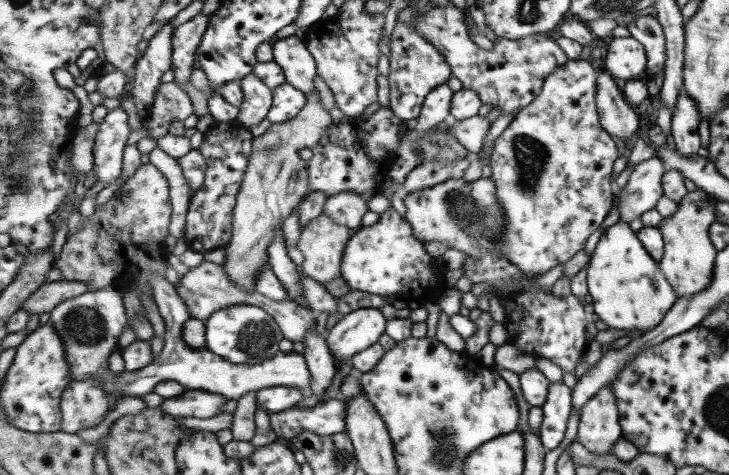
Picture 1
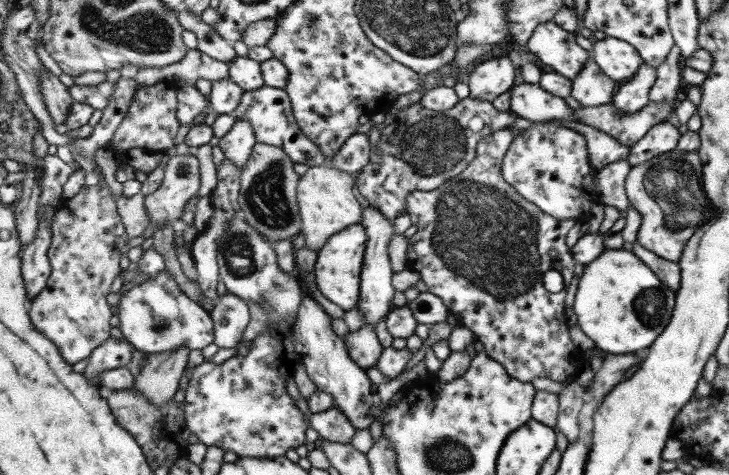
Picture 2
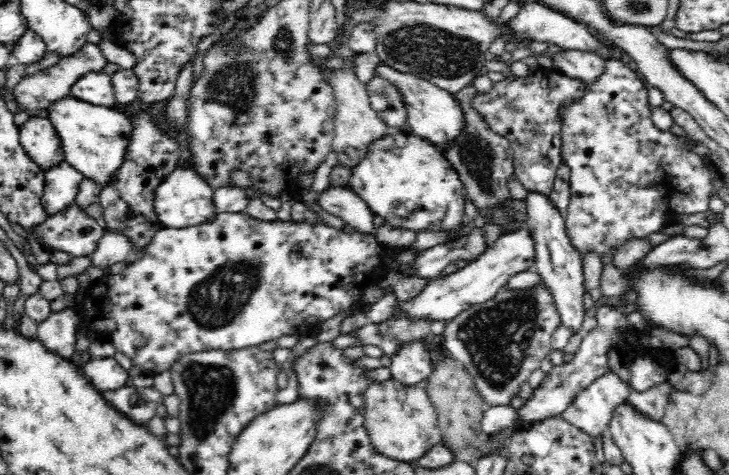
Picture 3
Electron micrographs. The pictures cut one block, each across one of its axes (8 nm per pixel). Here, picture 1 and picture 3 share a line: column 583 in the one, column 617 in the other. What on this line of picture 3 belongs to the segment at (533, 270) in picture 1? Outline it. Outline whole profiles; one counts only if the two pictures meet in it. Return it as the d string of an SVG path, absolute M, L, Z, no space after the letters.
M623 58L606 59L601 76L592 85L587 86L585 93L580 98L572 98L570 102L560 108L560 154L565 168L569 170L570 193L572 193L565 212L564 224L569 244L576 249L577 254L579 252L582 254L594 252L600 257L604 256L610 250L626 245L628 241L644 239L649 234L662 230L667 223L678 219L680 215L698 214L709 208L709 200L713 192L712 172L704 165L704 156L693 151L698 142L694 138L680 138L669 130L660 130L651 119L652 106L648 100L648 93L649 85L645 83L639 73L628 68Z

